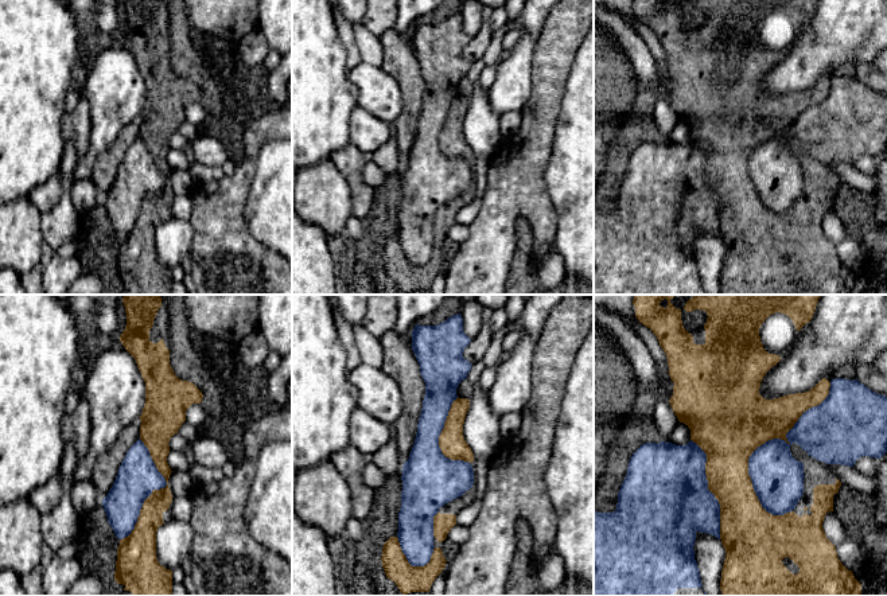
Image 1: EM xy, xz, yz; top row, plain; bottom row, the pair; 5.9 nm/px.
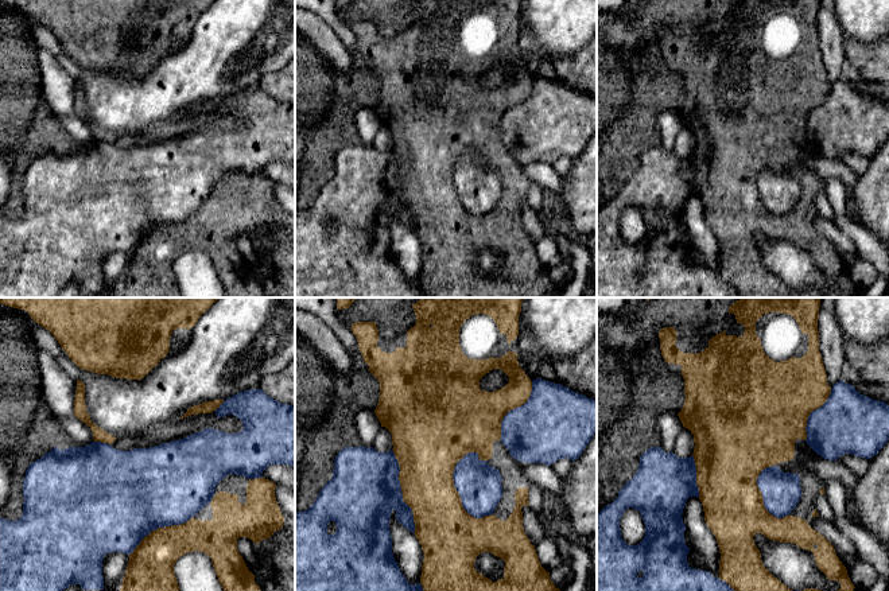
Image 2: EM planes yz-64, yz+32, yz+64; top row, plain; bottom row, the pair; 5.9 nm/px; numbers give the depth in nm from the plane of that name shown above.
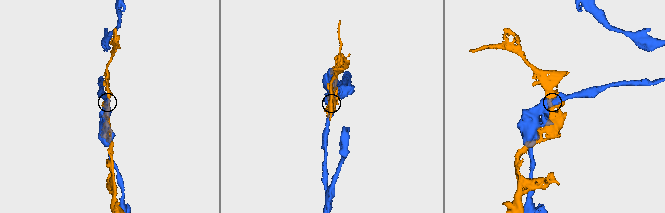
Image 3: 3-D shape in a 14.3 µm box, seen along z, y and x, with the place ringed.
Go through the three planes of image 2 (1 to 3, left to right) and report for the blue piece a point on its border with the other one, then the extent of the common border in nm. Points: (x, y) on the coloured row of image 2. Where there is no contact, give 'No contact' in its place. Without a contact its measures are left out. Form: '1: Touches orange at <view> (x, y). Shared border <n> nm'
1: Touches orange at yz-64 (158, 528). Shared border 440 nm
2: Touches orange at yz+32 (458, 494). Shared border 420 nm
3: Touches orange at yz+64 (761, 498). Shared border 340 nm

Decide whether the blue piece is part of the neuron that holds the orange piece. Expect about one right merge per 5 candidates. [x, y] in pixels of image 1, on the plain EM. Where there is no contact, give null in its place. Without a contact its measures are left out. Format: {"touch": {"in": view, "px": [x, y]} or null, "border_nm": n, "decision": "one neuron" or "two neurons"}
{"touch": {"in": "yz", "px": [767, 139]}, "border_nm": 850, "decision": "two neurons"}

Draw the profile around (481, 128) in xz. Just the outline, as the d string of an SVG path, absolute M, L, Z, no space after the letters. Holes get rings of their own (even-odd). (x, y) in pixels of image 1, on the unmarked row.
M478 59L467 73L474 89L463 122L463 136L471 147L474 157L491 159L503 137L499 129L499 116L490 106L489 91L479 83L485 66L483 59Z

